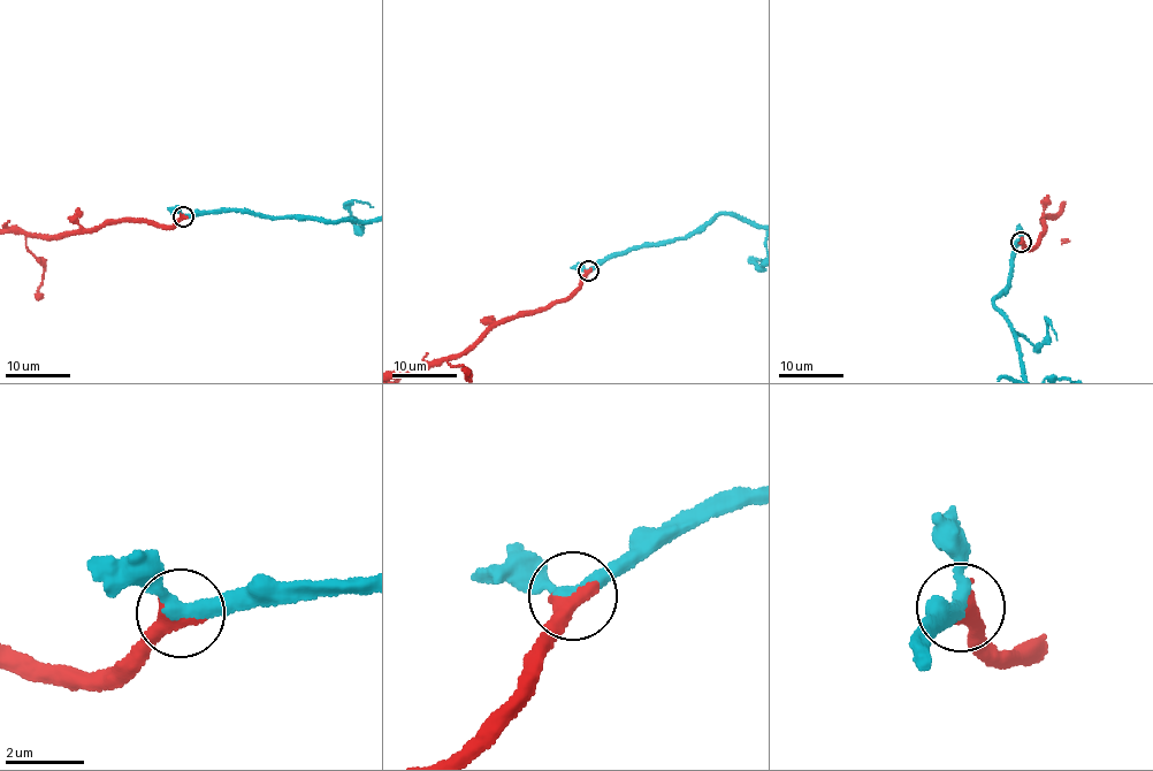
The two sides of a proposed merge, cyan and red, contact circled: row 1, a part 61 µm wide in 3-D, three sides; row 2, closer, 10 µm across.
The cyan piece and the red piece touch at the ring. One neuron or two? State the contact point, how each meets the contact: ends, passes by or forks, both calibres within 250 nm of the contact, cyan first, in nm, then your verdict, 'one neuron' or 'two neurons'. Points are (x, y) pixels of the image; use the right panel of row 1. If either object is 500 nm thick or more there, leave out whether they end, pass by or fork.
(1021, 242) | 320/550 nm | one neuron

